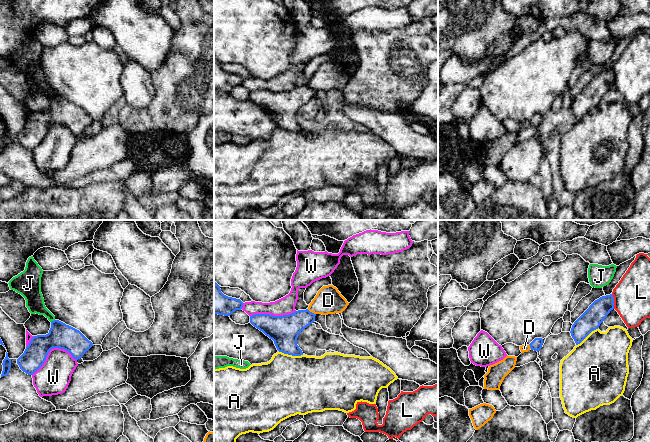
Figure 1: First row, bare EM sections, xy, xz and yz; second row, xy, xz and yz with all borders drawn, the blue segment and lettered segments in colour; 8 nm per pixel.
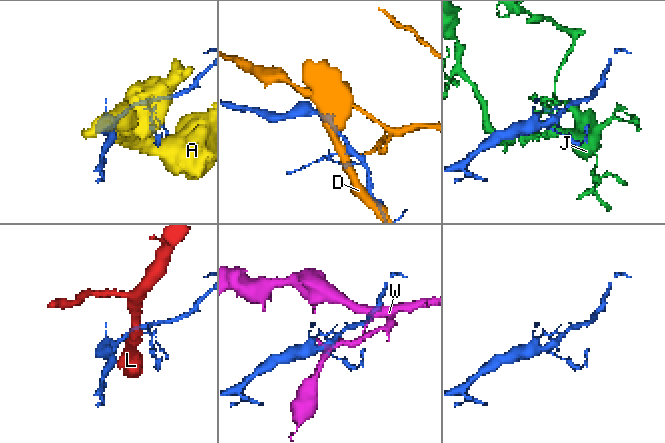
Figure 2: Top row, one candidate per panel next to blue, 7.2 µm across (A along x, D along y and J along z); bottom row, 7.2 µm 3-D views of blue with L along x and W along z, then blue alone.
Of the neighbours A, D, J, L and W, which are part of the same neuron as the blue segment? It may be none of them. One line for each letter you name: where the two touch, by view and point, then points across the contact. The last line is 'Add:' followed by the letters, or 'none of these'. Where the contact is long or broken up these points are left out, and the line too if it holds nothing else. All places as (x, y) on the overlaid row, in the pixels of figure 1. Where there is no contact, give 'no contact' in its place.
Add: none of these

